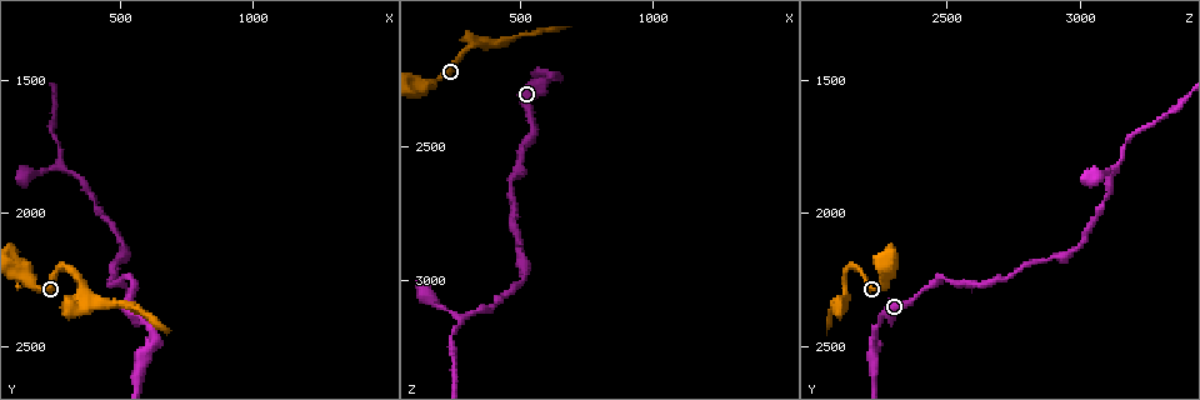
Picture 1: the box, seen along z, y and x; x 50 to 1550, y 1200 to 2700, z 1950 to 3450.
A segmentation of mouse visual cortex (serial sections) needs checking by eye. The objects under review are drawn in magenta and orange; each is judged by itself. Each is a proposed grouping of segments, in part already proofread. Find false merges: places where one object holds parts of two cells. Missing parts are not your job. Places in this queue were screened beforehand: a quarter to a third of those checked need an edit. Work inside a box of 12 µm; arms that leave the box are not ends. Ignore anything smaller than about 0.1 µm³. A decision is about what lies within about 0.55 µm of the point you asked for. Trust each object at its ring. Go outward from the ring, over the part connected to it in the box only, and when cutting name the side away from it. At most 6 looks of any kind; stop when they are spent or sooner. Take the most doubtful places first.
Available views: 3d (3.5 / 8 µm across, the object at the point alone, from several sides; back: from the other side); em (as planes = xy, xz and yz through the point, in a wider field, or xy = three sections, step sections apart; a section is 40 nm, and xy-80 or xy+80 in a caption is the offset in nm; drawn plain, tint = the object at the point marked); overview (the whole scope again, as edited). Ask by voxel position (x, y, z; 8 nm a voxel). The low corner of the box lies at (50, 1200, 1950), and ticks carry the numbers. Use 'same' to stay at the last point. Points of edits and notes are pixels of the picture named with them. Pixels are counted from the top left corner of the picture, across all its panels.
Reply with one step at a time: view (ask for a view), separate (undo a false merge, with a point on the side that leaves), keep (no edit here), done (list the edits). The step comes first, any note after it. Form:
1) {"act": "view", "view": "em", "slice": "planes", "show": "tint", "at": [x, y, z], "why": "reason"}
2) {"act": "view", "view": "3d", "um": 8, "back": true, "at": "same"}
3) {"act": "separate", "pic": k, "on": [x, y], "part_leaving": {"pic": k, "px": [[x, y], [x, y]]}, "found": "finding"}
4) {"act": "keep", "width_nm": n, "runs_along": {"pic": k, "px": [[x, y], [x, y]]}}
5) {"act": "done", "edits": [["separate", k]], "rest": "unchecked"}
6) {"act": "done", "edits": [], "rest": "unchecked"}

{"act": "view", "view": "3d", "um": 8, "at": [310, 2200, 2130], "why": "sharp bend"}

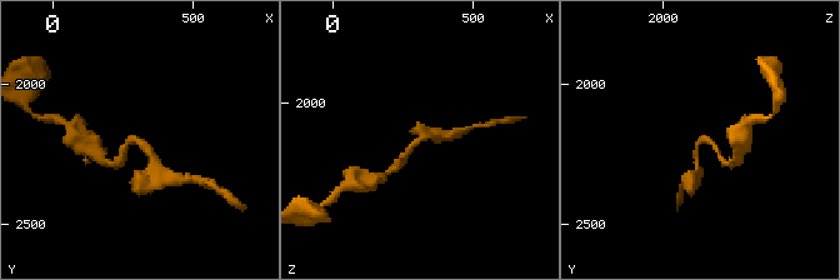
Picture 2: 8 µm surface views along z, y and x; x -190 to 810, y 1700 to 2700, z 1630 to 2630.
{"act": "view", "view": "em", "slice": "xy", "step": 3, "show": "tint", "at": [310, 2210, 2140], "arm_widths_nm": [150, 200]}

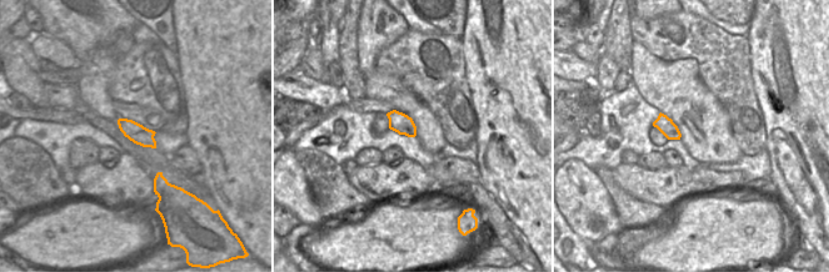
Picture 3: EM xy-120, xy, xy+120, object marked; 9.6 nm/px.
{"act": "keep", "found": "all the same cell"}

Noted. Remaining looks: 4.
{"act": "view", "view": "em", "slice": "xy", "step": 2, "show": "tint", "at": [290, 1820, 3140], "why": "calibre changes"}

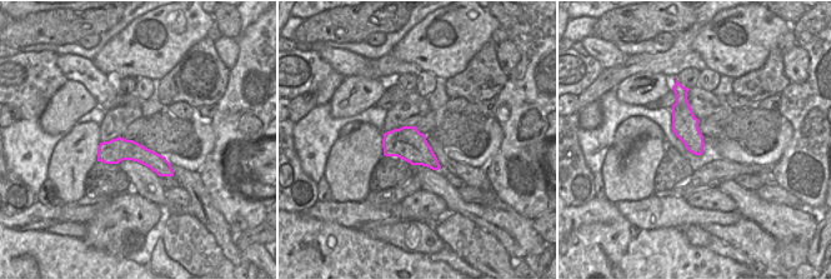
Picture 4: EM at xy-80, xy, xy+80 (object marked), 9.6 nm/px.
{"act": "view", "view": "3d", "um": 3.5, "at": "same"}

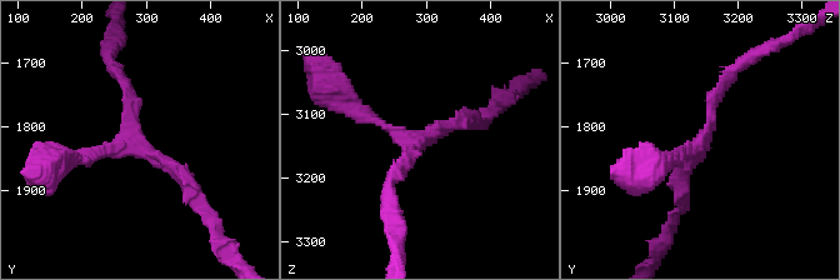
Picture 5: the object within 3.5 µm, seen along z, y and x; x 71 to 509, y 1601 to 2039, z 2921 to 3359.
{"act": "keep", "arms": 3, "runs_along": {"pic": 5, "px": [[195, 194], [138, 144], [65, 159]]}, "found": "one cell here"}

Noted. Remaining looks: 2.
{"act": "view", "view": "3d", "um": 3.5, "back": true, "at": [610, 2430, 2230], "why": "calibre changes"}

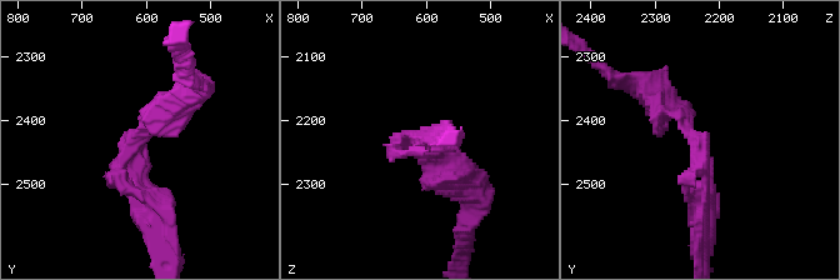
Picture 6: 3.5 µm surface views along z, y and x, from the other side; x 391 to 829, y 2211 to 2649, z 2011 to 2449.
{"act": "view", "view": "em", "slice": "xy", "step": 5, "show": "tint", "at": [610, 2425, 2245], "arm_widths_nm": [150, 400]}

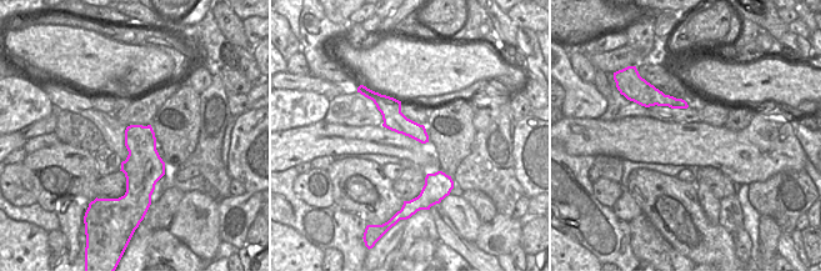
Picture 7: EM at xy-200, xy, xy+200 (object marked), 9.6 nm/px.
{"act": "separate", "pic": 6, "on": [126, 169], "part_leaving": {"pic": 6, "px": [[143, 130], [124, 160], [161, 223]]}, "found": "a second cell is stuck on"}

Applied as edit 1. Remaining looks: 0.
{"act": "done", "edits": [["separate", 6]], "rest": "unchecked"}

